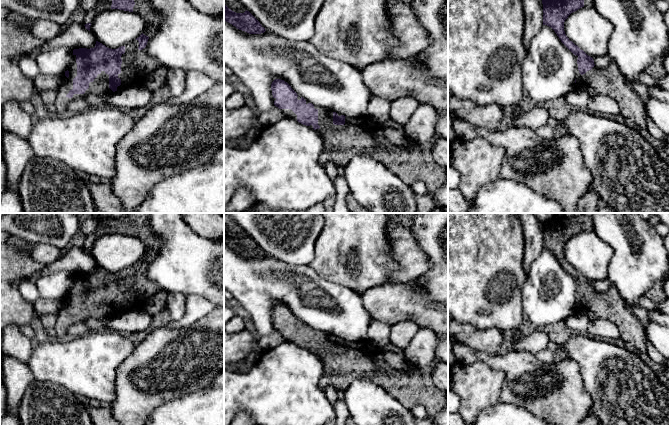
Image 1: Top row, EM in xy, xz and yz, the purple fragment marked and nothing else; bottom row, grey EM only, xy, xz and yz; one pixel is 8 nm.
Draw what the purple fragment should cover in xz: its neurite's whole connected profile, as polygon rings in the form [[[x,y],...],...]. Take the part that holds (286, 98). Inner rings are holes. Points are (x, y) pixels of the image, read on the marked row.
[[[275,79],[272,82],[271,90],[274,105],[283,112],[285,118],[309,126],[321,136],[324,149],[320,155],[320,162],[323,166],[332,162],[337,167],[345,167],[355,156],[368,155],[384,164],[408,186],[420,181],[425,184],[429,193],[433,193],[448,184],[446,168],[436,164],[432,157],[432,146],[440,138],[438,135],[435,134],[430,141],[417,142],[412,148],[396,146],[384,136],[382,124],[373,121],[367,115],[351,118],[315,106],[299,96],[287,82],[281,79]]]

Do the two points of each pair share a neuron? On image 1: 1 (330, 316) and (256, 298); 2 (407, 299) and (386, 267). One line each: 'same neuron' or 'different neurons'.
1: same neuron
2: different neurons

